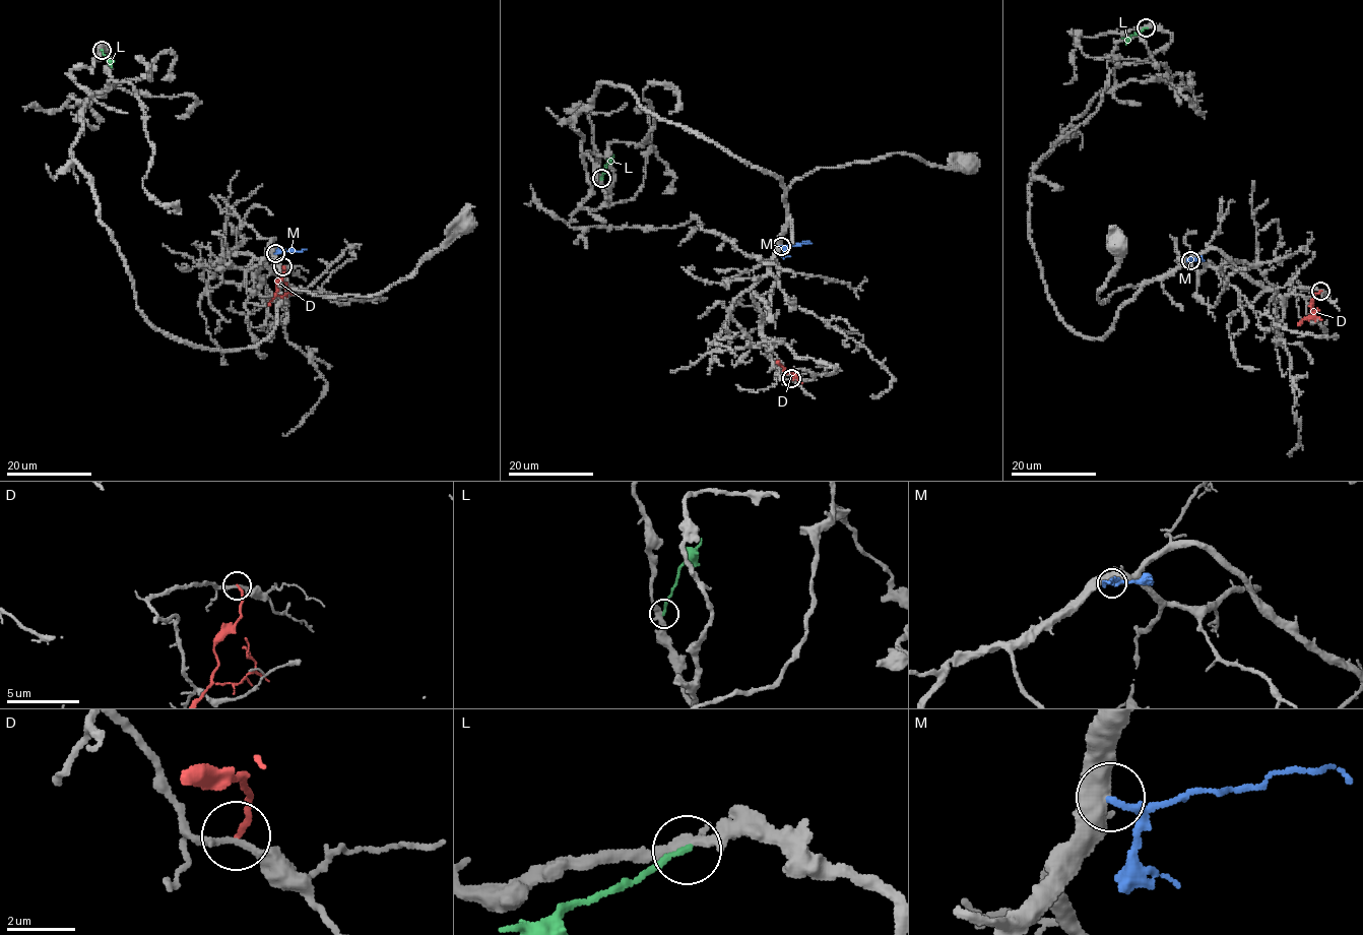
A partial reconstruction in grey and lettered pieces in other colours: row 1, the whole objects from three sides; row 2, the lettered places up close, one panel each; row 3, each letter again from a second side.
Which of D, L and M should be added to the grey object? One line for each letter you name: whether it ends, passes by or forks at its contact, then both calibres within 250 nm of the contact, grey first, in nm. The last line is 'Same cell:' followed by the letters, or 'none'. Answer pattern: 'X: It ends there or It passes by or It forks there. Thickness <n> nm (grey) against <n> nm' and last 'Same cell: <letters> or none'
Same cell: none

